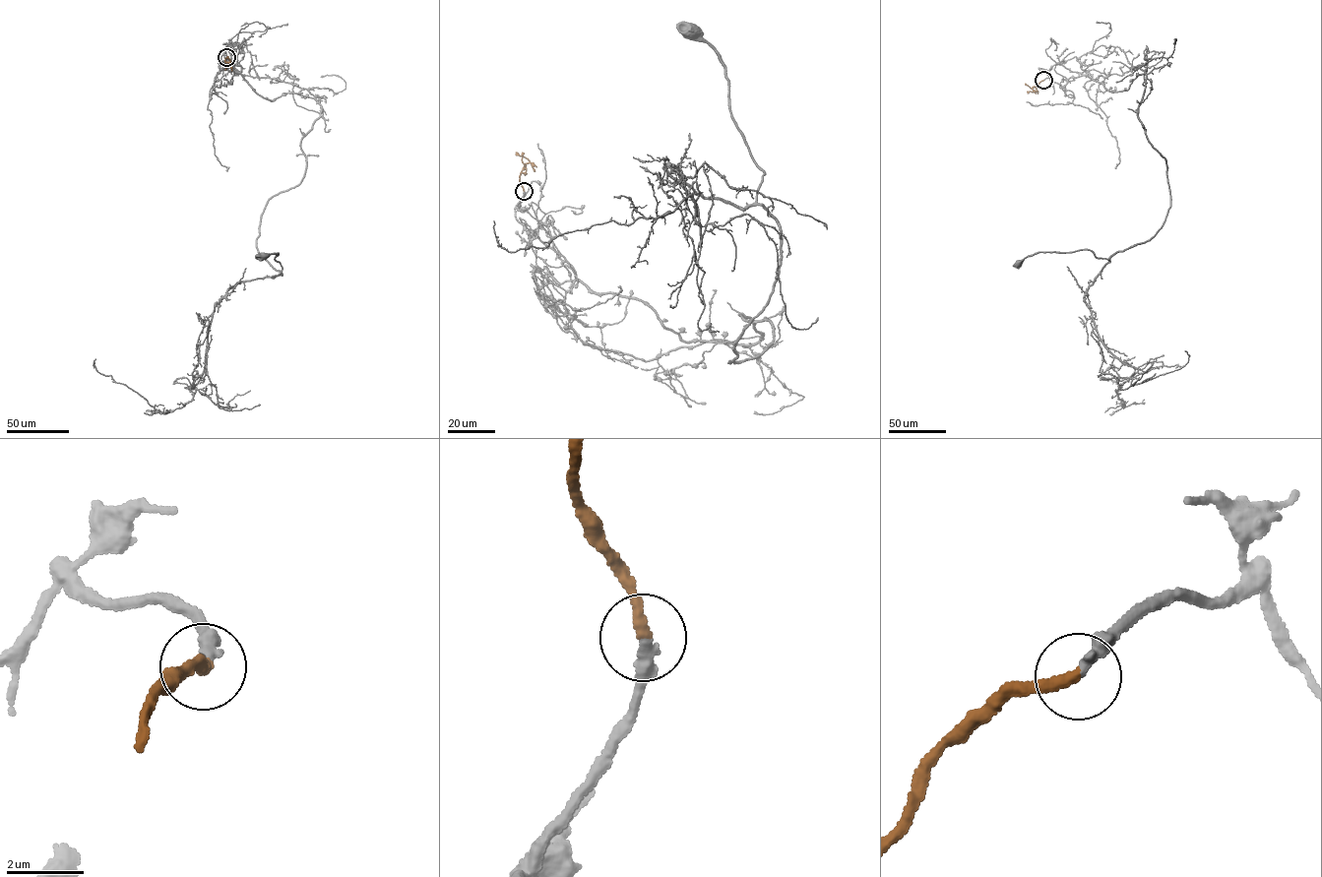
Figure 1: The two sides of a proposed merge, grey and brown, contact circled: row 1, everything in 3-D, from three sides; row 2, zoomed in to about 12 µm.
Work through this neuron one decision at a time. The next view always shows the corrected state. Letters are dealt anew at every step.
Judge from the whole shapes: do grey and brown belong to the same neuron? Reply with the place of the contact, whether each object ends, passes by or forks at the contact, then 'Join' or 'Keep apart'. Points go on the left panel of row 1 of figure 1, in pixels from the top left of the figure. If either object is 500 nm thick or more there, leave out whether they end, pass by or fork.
Place: (226, 57). At the ring grey ends. At the ring brown ends. Join

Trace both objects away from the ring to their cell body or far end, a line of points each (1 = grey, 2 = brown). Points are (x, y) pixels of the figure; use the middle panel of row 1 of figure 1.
1: (524, 191), (517, 220), (592, 290), (681, 340), (769, 320), (765, 349), (729, 363), (779, 225), (688, 32)
2: (524, 191), (520, 175), (529, 161), (516, 153)

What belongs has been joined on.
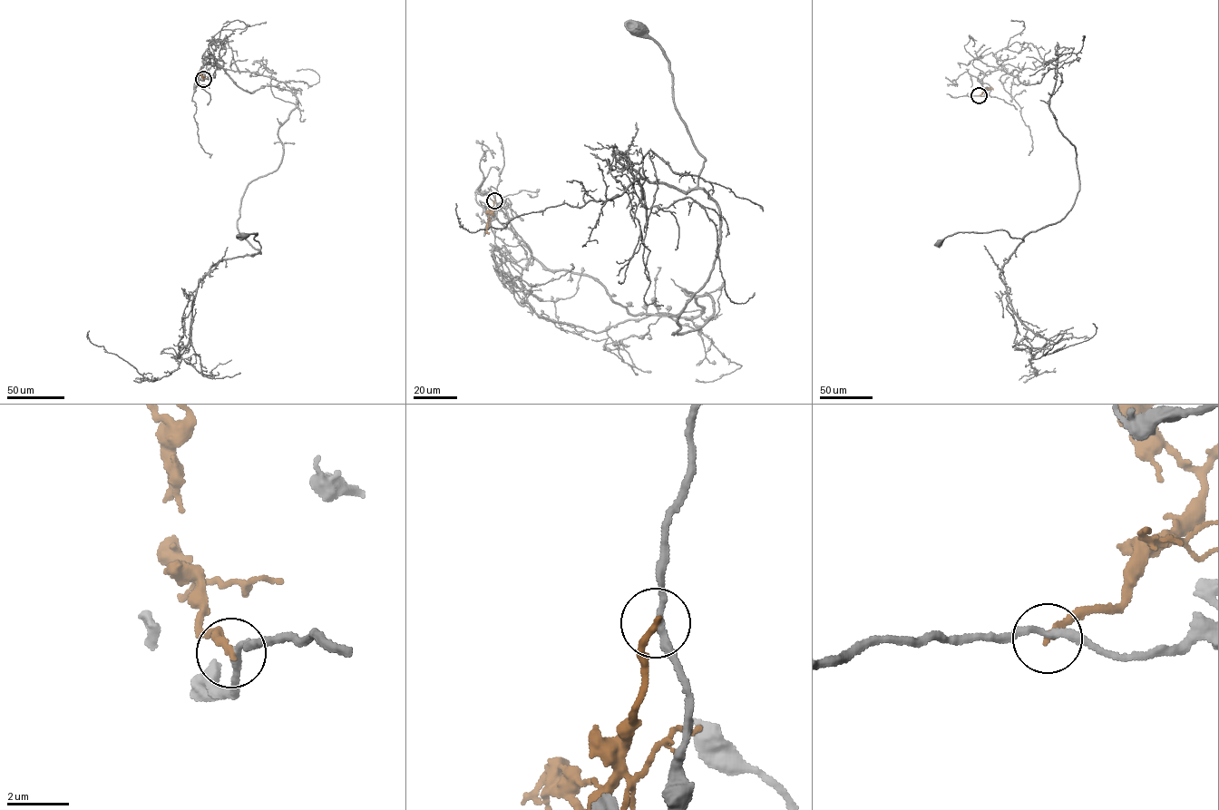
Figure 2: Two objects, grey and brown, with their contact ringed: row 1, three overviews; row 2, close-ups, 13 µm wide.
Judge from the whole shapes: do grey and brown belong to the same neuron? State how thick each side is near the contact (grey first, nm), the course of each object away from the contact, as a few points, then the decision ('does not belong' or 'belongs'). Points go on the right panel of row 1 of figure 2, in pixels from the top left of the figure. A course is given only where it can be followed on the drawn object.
220 nm thick on the grey side, 220 nm on the other; grey runs (979, 95), (987, 71), (1026, 84), (1056, 67), (1048, 104), (1079, 190), (1023, 238), (940, 242); brown runs (979, 95), (986, 89), (993, 89); does not belong

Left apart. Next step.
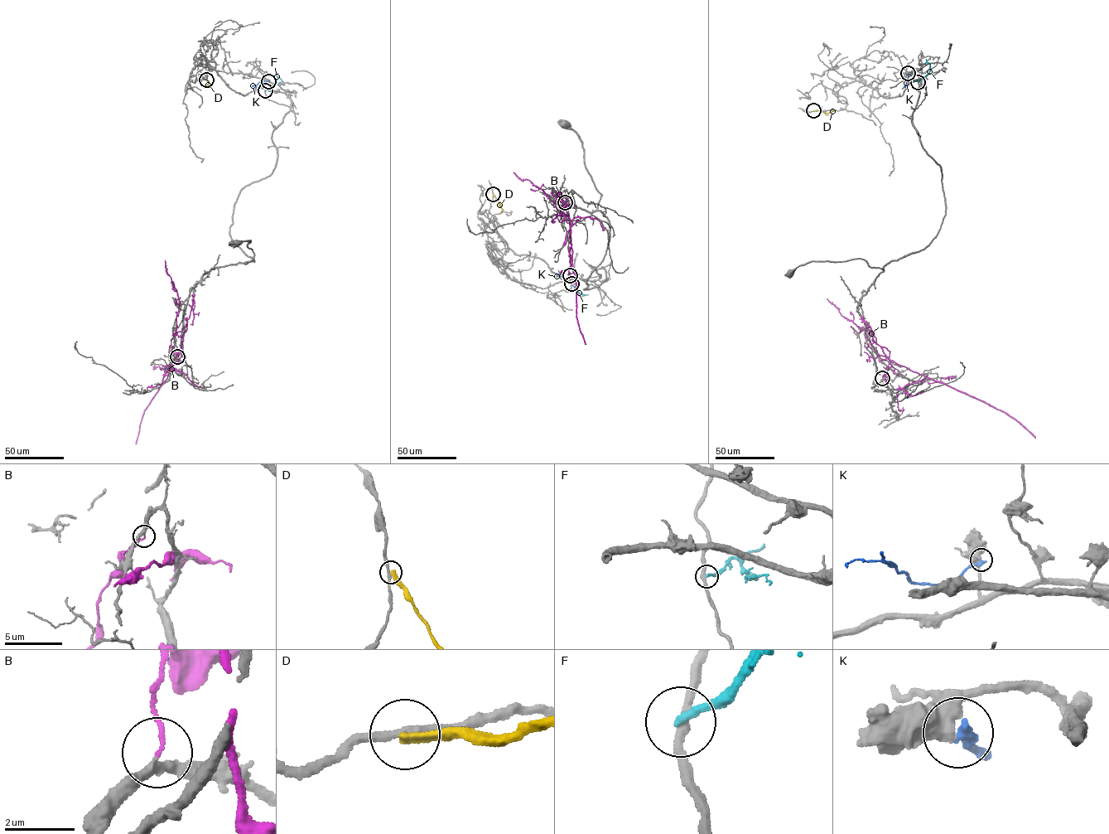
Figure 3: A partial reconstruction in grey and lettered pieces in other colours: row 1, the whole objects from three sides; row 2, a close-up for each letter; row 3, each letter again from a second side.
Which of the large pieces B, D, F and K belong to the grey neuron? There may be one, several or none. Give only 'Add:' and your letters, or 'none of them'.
Add: none of them

